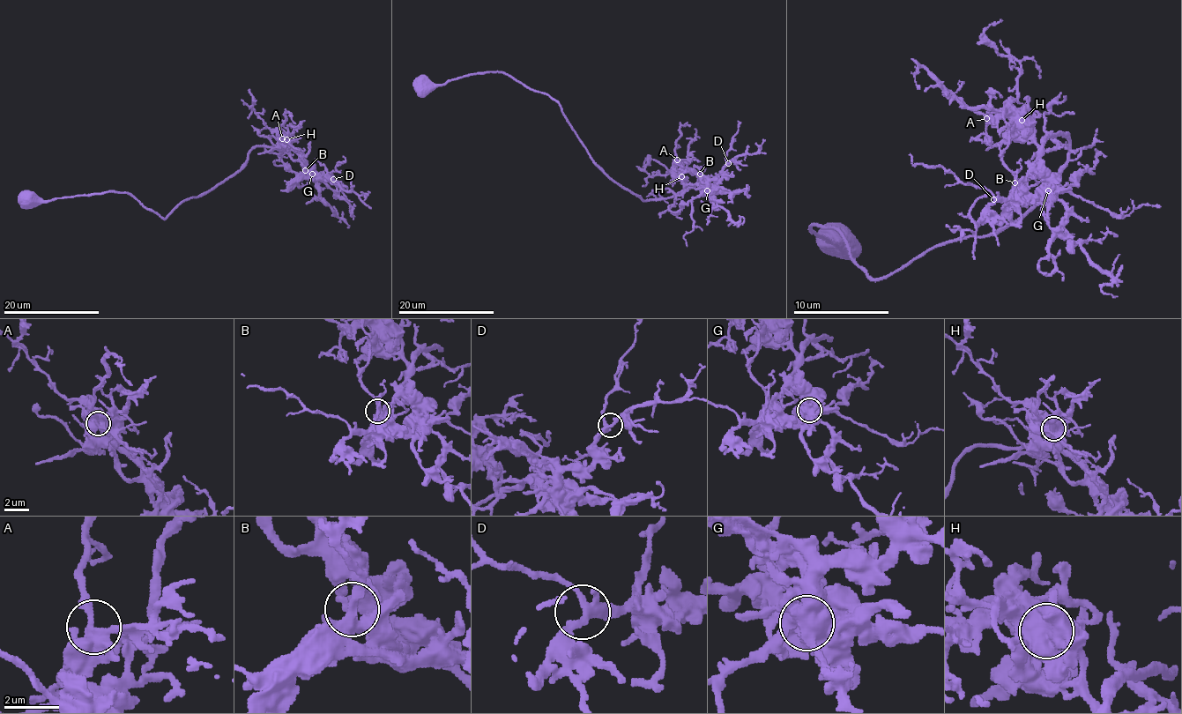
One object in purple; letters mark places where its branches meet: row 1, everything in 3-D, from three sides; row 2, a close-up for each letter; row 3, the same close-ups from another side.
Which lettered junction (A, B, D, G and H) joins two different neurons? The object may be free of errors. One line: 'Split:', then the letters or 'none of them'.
Split: none of them

